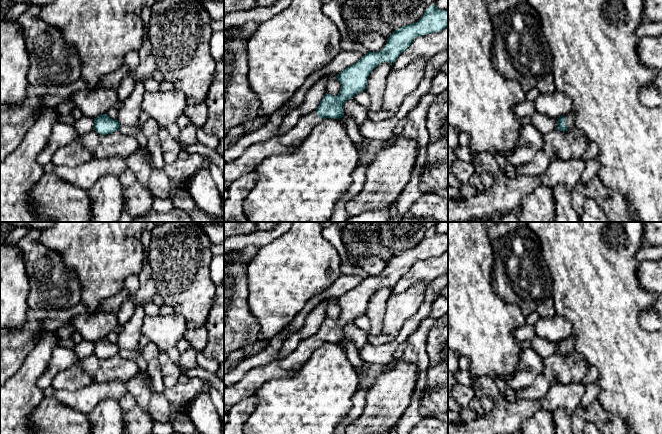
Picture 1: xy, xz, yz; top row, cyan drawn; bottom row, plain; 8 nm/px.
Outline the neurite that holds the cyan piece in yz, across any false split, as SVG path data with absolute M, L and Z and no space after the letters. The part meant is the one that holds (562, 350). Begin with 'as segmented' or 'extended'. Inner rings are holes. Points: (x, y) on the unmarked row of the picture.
extended | M570 335L565 340L561 340L557 343L558 343L557 354L559 354L559 355L565 356L565 355L573 352L575 349L575 338L572 335Z

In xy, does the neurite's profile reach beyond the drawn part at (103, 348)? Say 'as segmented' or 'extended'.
as segmented

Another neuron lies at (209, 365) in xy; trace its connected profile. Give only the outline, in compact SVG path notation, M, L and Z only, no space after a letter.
M202 351L197 352L197 366L205 369L206 371L212 373L212 374L217 374L218 368L219 368L219 363L216 362L215 360L208 359Z

